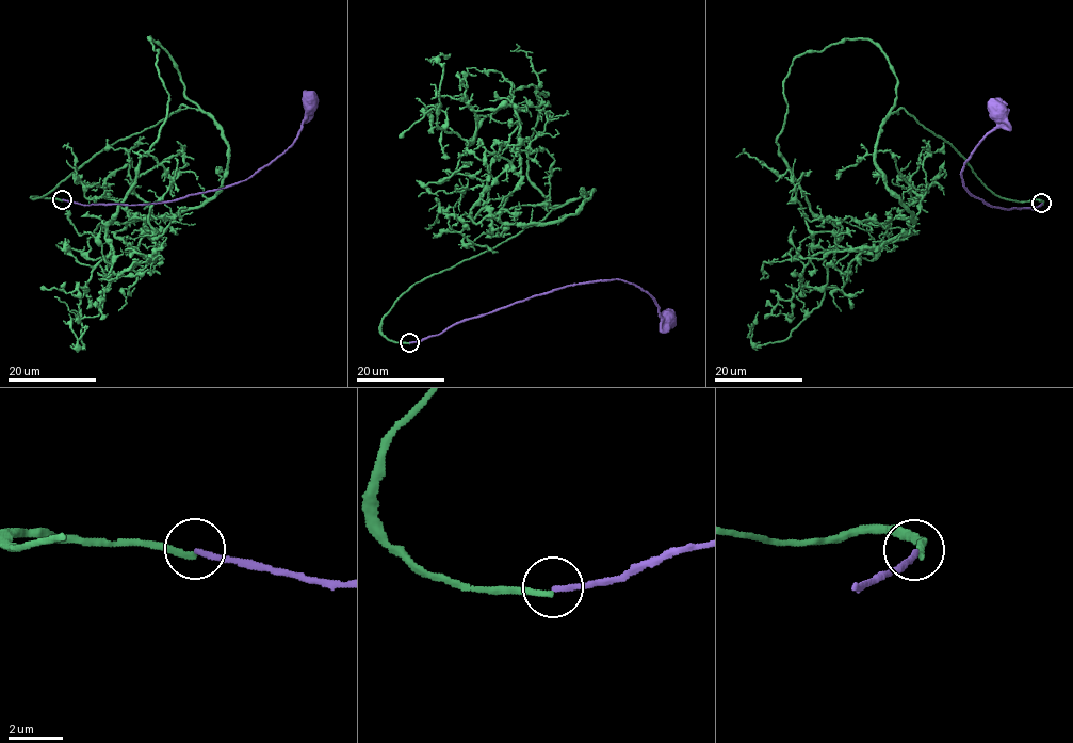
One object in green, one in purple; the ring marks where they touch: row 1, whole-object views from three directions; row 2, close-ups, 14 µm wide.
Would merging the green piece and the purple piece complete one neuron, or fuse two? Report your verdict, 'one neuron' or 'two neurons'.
two neurons

